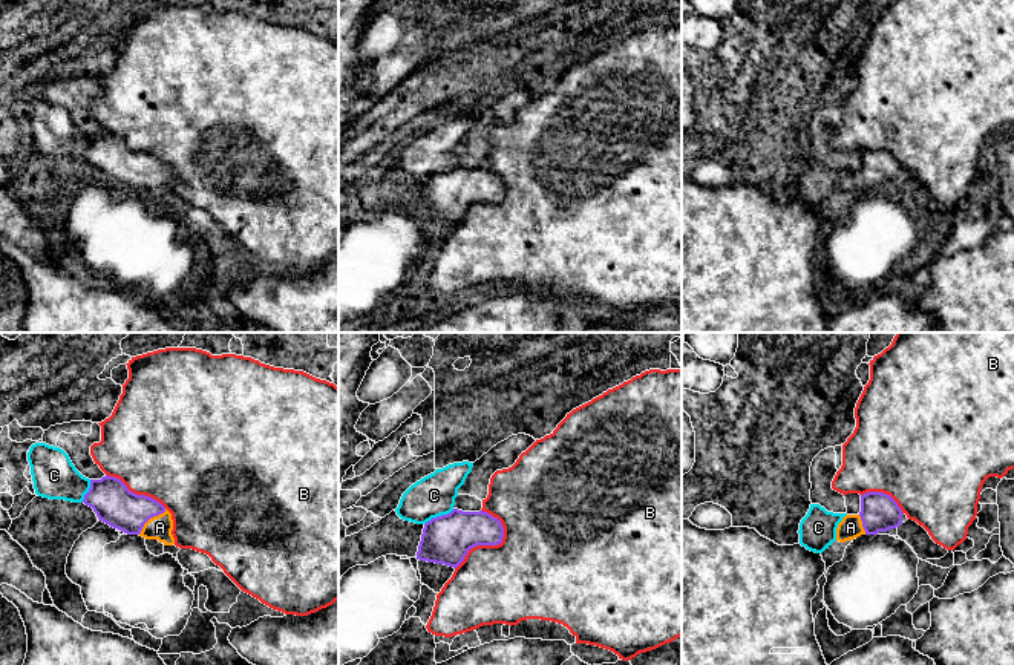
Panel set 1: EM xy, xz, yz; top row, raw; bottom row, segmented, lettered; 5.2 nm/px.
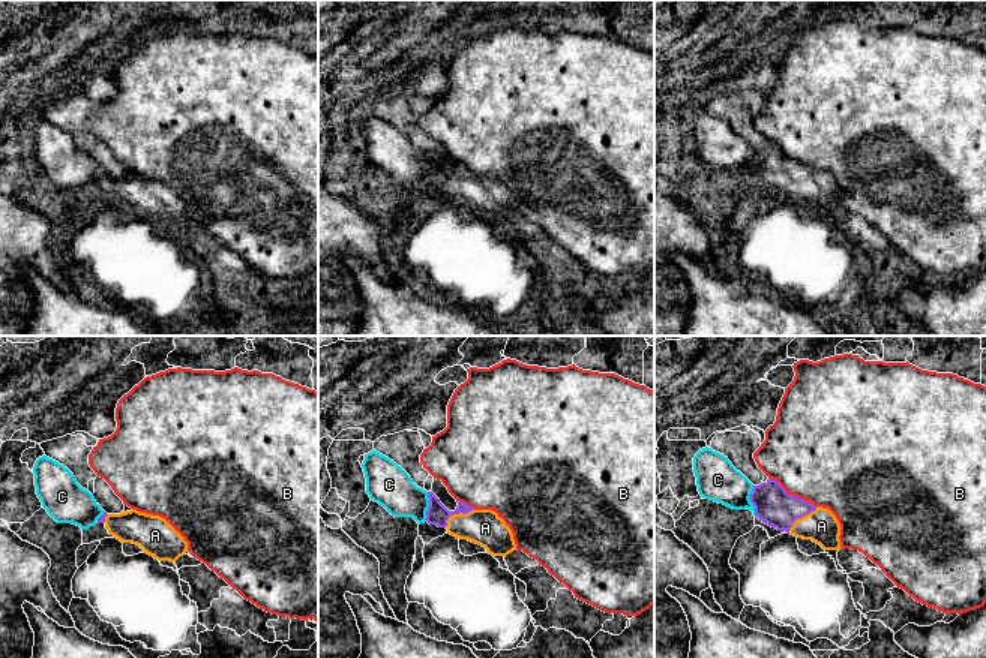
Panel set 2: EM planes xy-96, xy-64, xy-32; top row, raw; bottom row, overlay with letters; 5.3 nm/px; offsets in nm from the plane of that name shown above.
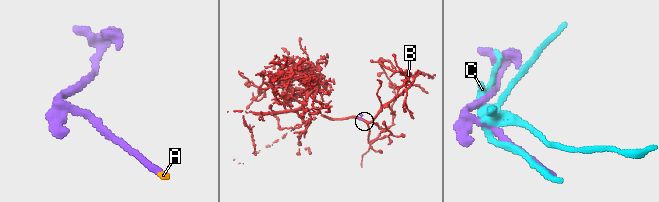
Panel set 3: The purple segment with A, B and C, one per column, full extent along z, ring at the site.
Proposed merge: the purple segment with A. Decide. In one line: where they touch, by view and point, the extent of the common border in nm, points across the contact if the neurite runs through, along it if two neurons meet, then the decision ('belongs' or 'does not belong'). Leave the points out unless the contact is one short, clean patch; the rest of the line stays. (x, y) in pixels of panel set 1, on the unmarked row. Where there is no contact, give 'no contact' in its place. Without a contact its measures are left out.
xy (150, 173) | 200 nm | across xy (112, 158), (130, 170), (150, 173), (160, 184) | belongs

